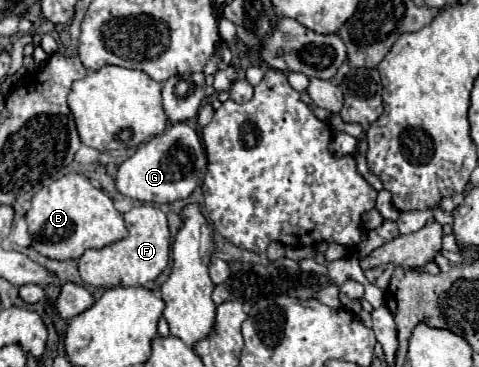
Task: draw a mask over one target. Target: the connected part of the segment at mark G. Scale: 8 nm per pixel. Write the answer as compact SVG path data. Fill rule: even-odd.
M174 122L172 128L138 146L134 156L120 164L116 186L124 196L130 196L134 200L150 204L168 204L176 200L186 200L202 184L206 172L208 156L202 138L186 122Z

